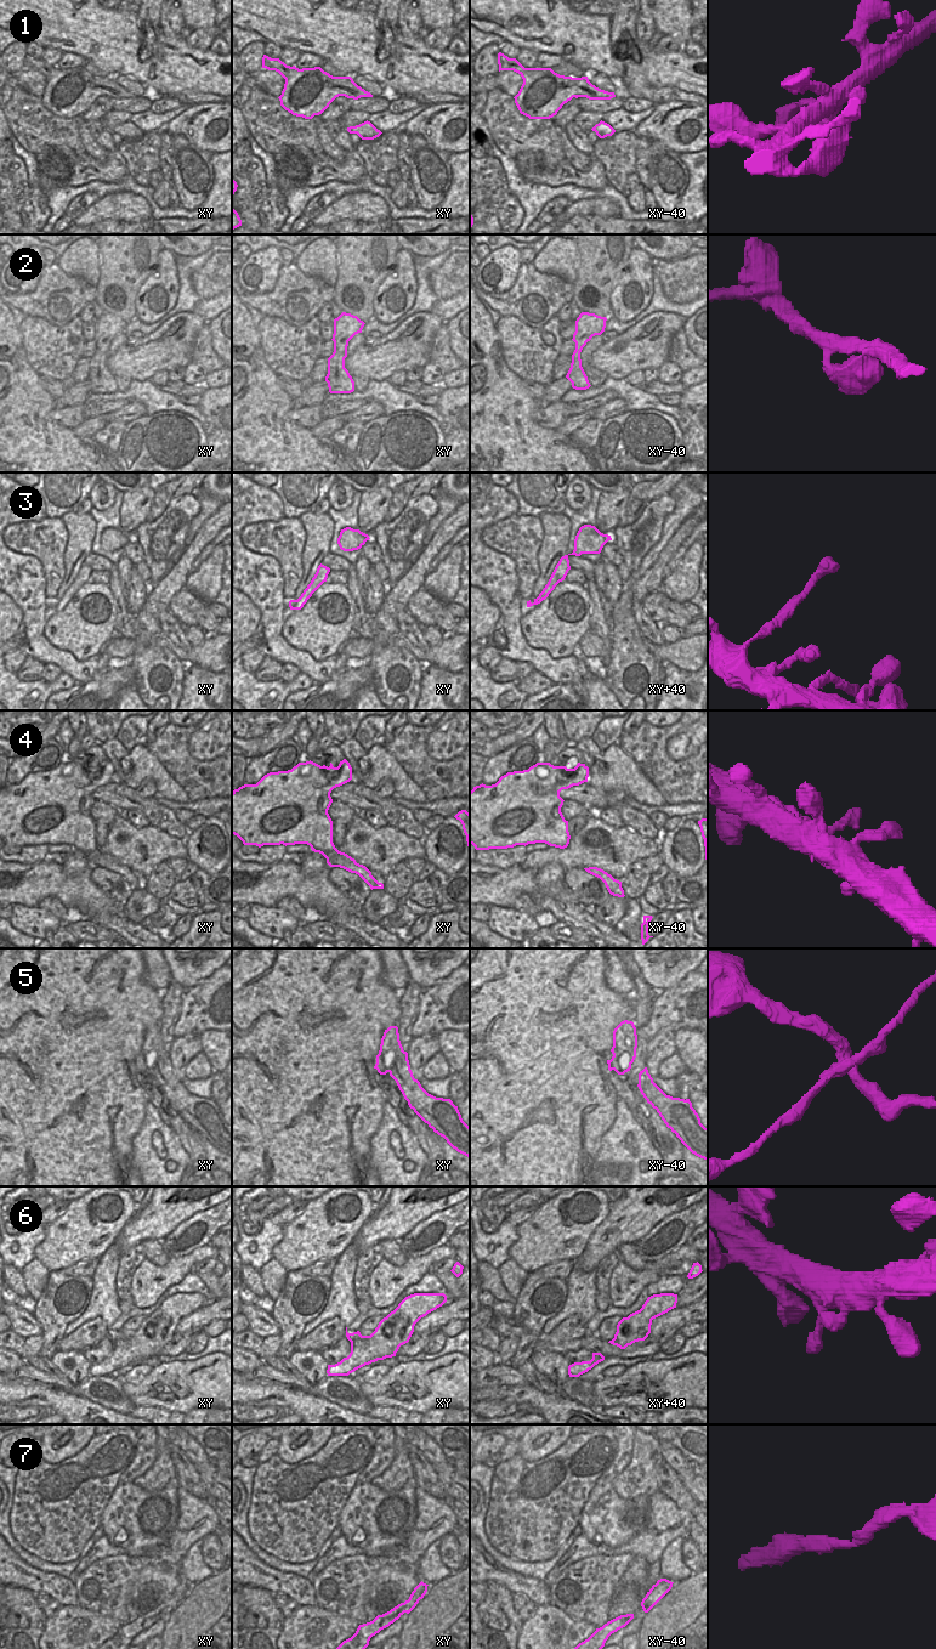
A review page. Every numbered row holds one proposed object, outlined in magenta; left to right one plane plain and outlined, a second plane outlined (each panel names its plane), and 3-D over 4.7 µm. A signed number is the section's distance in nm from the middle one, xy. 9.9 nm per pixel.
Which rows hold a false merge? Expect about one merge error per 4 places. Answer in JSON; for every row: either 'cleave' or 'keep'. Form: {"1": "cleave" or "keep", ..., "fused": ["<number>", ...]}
{"1": "keep", "2": "keep", "3": "keep", "4": "keep", "5": "cleave", "6": "keep", "7": "keep", "fused": ["5"]}

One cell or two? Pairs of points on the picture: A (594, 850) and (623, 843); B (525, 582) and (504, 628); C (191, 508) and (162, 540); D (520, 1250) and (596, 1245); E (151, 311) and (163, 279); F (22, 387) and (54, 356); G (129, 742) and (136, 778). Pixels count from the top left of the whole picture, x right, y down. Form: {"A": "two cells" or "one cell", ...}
{"A": "one cell", "B": "two cells", "C": "one cell", "D": "two cells", "E": "one cell", "F": "two cells", "G": "two cells"}

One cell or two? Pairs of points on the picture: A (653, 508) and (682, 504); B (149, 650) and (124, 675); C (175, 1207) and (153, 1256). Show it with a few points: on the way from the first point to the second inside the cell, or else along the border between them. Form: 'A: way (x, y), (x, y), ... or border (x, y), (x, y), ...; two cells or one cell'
A: border (669, 494), (674, 509), (665, 517), (662, 531); two cells
B: border (131, 666), (132, 685); two cells
C: border (160, 1239), (145, 1239), (139, 1244); two cells

